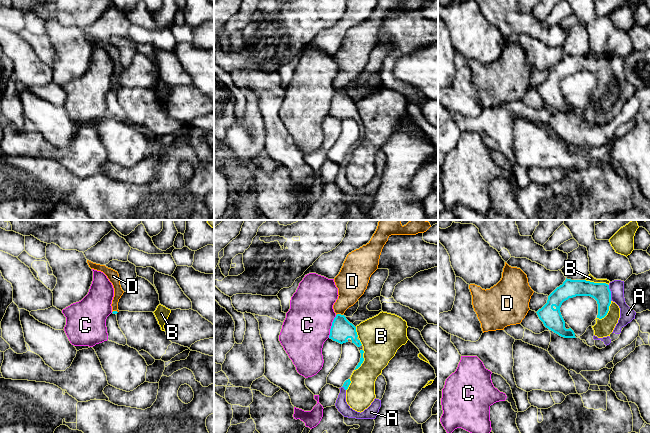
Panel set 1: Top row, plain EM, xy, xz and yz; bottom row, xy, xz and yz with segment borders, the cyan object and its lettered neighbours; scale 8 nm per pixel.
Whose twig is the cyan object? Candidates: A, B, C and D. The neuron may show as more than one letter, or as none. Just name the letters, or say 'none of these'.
A, D

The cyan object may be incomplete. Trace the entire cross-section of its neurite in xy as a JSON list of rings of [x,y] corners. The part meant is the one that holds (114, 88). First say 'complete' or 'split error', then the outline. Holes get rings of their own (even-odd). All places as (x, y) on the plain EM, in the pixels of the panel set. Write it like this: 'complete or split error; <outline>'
split error; [[[87,36],[87,39],[91,45],[103,48],[107,52],[109,57],[112,59],[113,64],[114,64],[114,73],[111,80],[112,89],[117,90],[119,88],[118,78],[124,69],[120,61],[120,54],[119,54],[118,48],[111,44],[106,43],[105,41],[96,40],[89,36]]]

